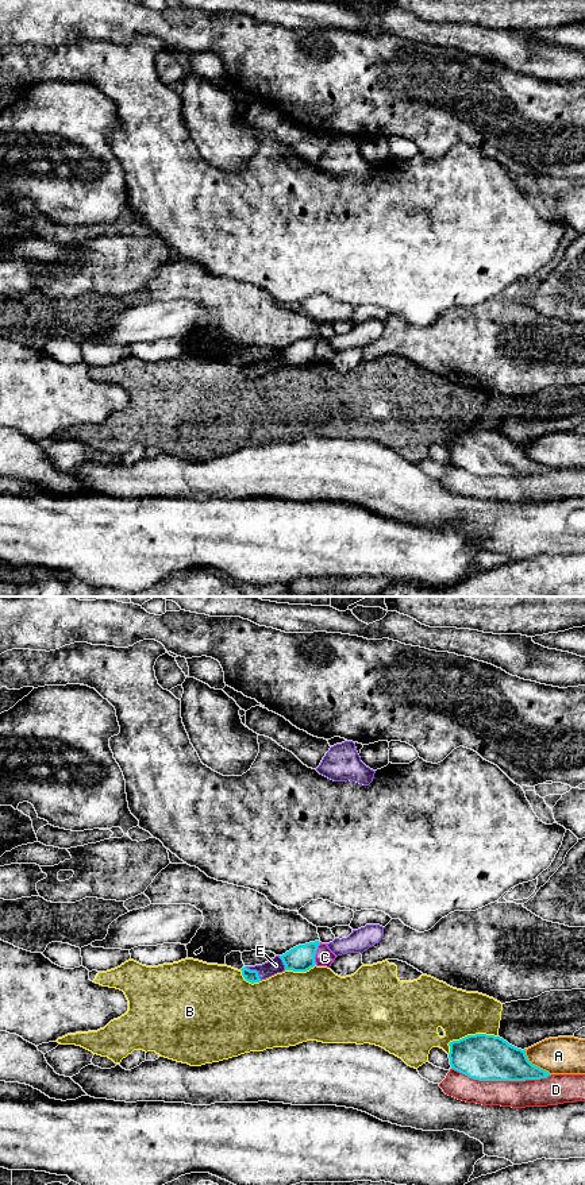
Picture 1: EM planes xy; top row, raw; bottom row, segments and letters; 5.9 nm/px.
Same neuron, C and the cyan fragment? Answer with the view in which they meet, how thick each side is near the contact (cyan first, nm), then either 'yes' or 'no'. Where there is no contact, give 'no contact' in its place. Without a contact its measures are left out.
xy | 160/110 nm | no

